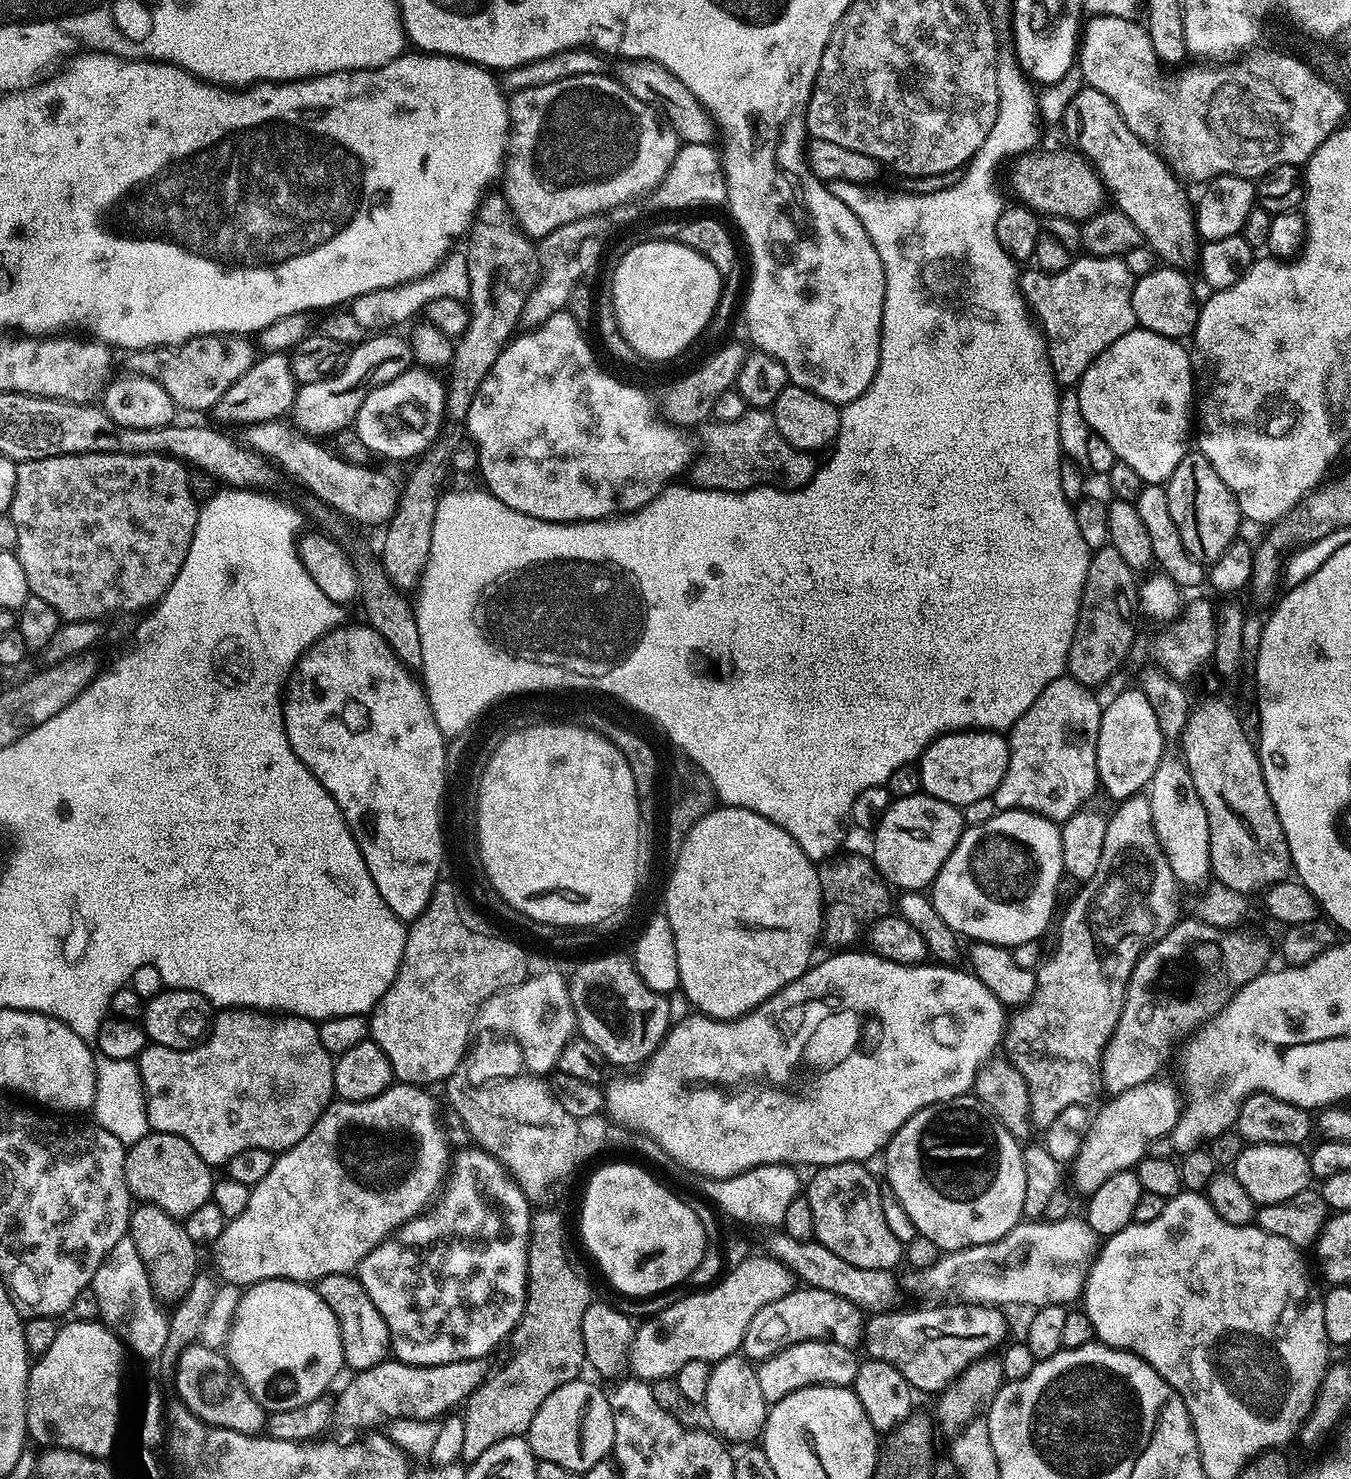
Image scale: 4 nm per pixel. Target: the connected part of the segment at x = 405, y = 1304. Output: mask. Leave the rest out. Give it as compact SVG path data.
M464 1146L457 1152L460 1153L457 1156L455 1153L451 1157L442 1191L435 1197L431 1207L412 1220L407 1220L391 1236L386 1237L378 1246L374 1246L374 1250L370 1250L370 1254L366 1254L366 1258L362 1258L358 1269L358 1278L362 1282L366 1294L370 1294L370 1302L374 1302L374 1306L378 1306L378 1314L382 1314L382 1318L386 1322L391 1355L402 1361L403 1364L434 1366L463 1360L483 1360L491 1357L491 1352L515 1328L517 1331L518 1325L524 1319L524 1303L527 1298L528 1239L534 1215L533 1209L528 1209L530 1201L524 1191L516 1185L515 1180L505 1172L504 1167L489 1152L479 1146Z

